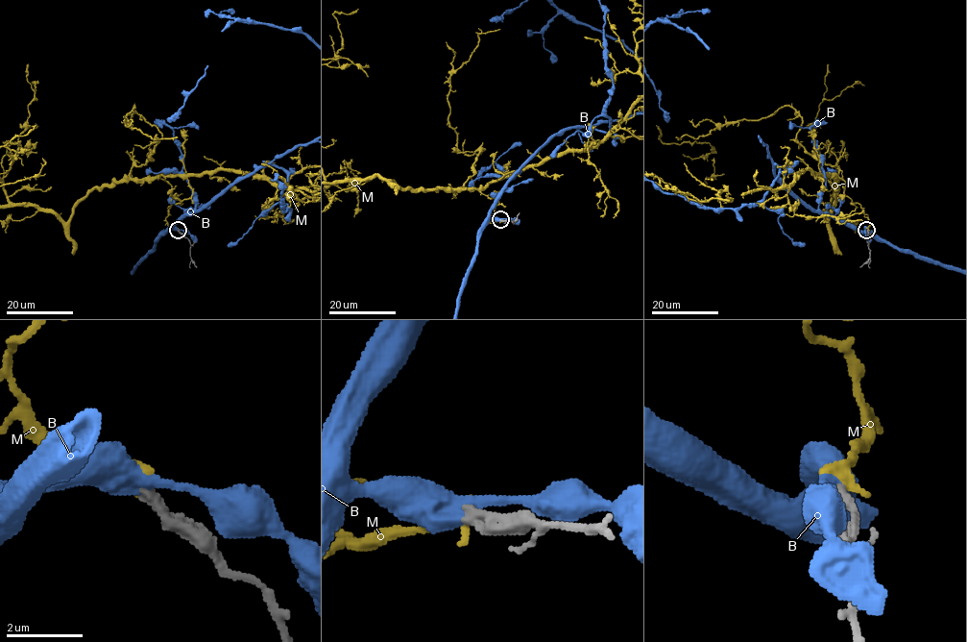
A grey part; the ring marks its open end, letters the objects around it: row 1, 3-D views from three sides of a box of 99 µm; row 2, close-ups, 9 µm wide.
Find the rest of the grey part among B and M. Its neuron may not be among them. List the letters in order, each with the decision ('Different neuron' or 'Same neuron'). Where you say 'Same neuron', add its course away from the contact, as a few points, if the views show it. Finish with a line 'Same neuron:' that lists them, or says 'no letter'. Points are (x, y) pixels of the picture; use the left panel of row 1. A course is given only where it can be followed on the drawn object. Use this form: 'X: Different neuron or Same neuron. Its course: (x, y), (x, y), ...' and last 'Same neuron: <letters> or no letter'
B: Different neuron
M: Different neuron
Same neuron: no letter

